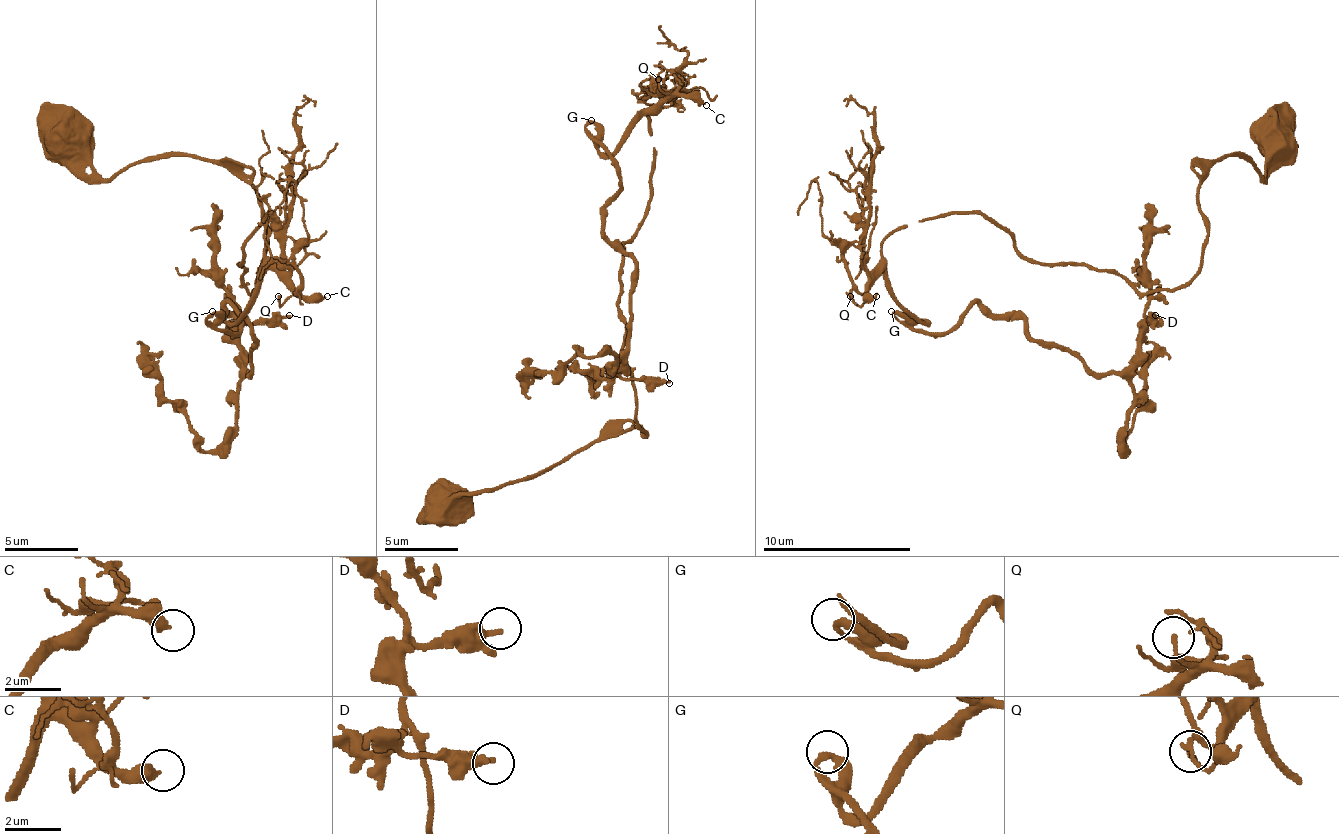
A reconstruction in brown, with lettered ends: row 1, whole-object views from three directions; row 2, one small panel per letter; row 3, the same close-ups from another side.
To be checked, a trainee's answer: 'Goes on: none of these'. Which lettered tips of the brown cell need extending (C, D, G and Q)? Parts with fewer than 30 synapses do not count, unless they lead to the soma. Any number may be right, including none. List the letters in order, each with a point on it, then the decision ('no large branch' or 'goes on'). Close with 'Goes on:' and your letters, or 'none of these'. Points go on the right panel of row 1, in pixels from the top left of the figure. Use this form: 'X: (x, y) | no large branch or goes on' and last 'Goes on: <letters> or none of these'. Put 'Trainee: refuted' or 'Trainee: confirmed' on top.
Trainee: refuted
C: (876, 296) | goes on
D: (1155, 315) | no large branch
G: (891, 311) | no large branch
Q: (850, 296) | no large branch
Goes on: C

